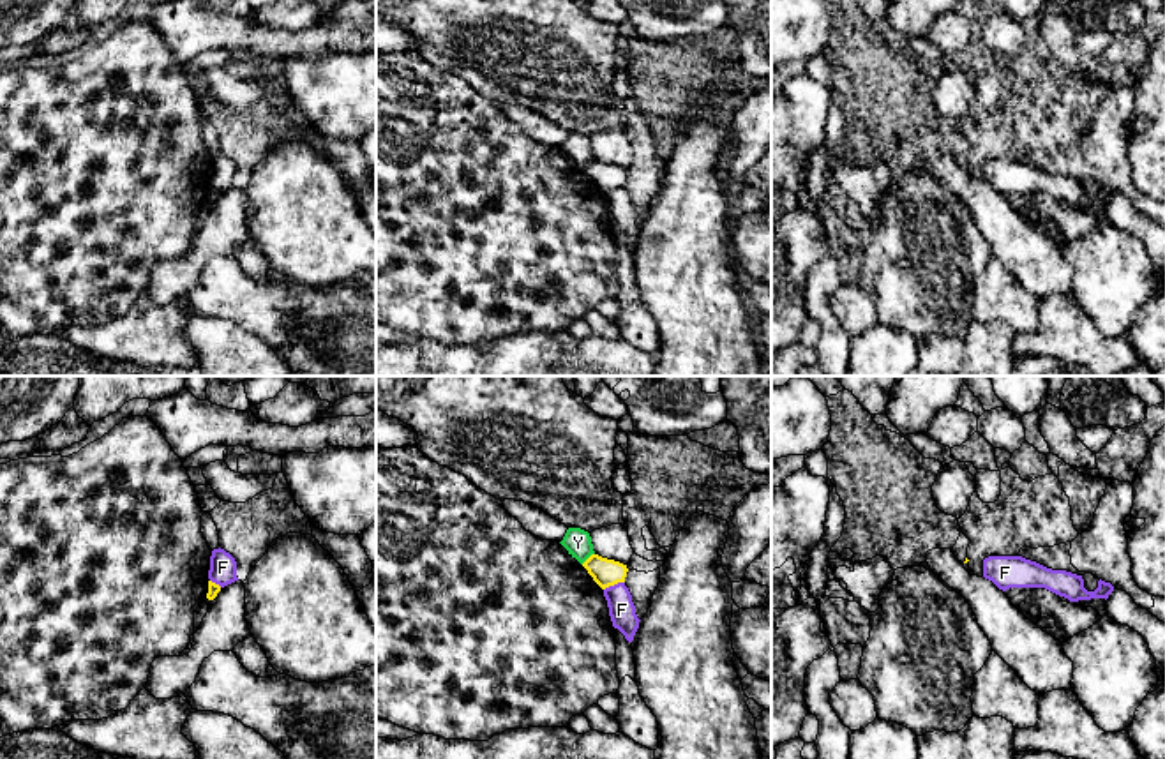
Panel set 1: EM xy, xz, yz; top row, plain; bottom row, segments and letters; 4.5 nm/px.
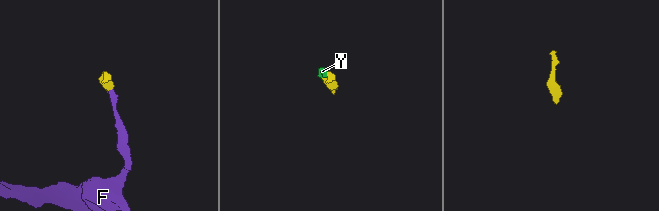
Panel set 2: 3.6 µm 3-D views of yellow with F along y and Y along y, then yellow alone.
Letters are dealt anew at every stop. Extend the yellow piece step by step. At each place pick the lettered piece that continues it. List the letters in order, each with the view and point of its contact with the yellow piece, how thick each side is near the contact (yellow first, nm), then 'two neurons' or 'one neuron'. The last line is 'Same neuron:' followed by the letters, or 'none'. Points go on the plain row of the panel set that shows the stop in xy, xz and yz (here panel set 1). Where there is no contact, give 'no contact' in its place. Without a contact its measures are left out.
F: xz (613, 189) | 130/120 nm | two neurons
Y: xz (588, 163) | 130/120 nm | two neurons
Same neuron: none

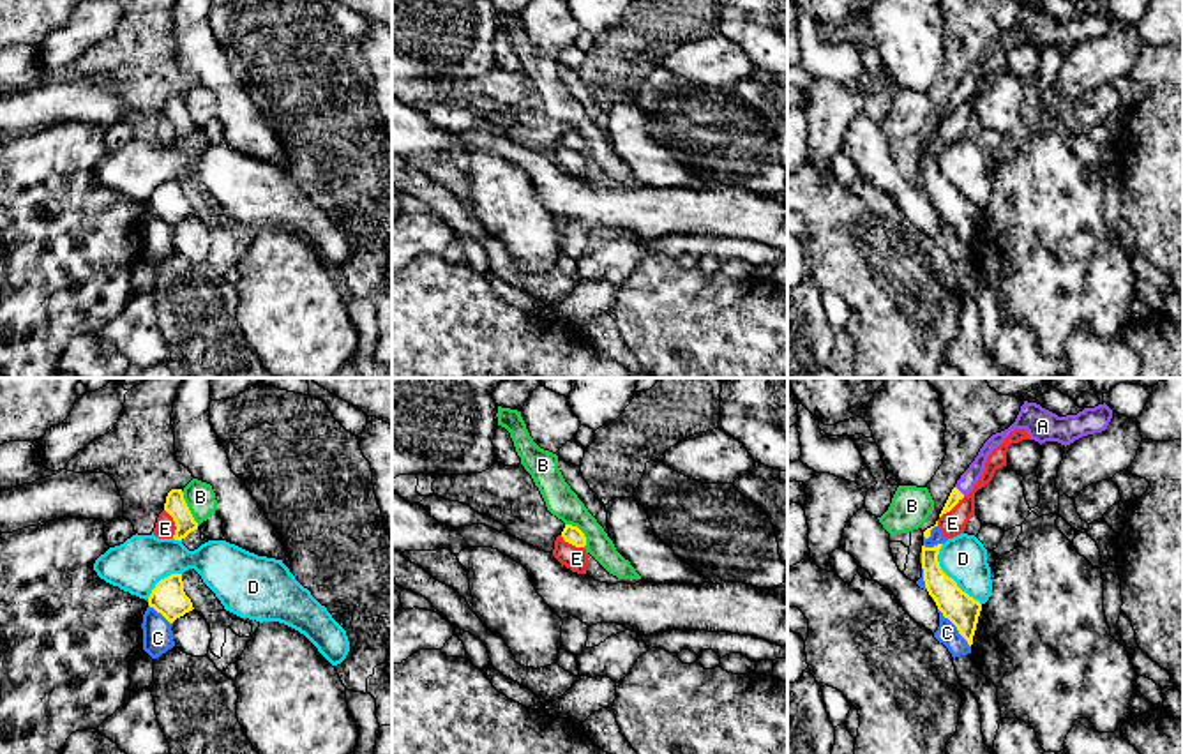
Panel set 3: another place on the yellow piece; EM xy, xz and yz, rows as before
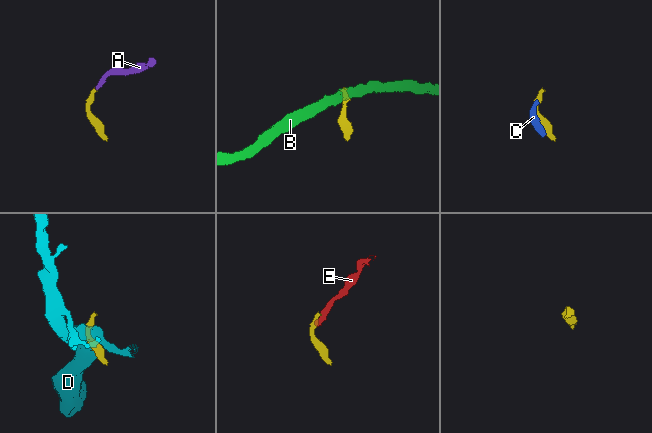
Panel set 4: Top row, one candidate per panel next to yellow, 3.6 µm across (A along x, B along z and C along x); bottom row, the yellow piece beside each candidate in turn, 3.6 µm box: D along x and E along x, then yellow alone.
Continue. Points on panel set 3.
A: yz (959, 96) | 60/80 nm | one neuron
B: xy (188, 113) | 100/140 nm | two neurons
C: yz (956, 230) | 150/100 nm | two neurons
D: yz (947, 180) | 150/200 nm | two neurons
E: xy (175, 128) | 100/100 nm | two neurons
Same neuron: A

